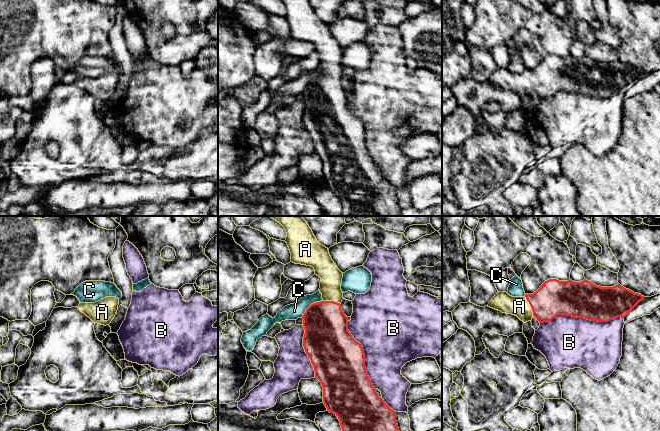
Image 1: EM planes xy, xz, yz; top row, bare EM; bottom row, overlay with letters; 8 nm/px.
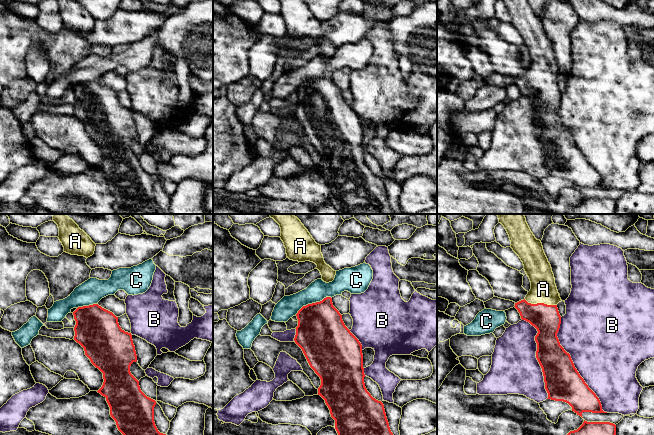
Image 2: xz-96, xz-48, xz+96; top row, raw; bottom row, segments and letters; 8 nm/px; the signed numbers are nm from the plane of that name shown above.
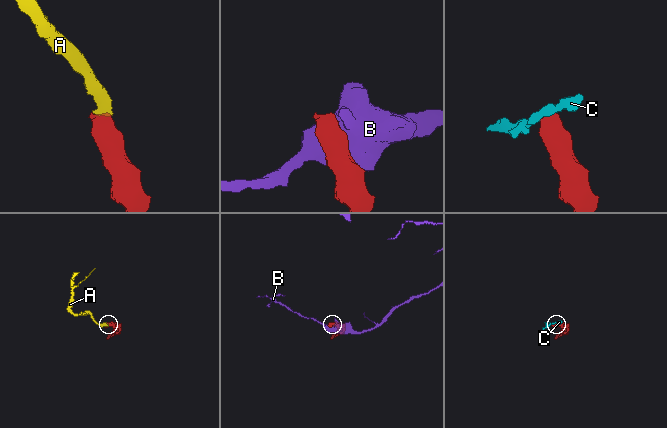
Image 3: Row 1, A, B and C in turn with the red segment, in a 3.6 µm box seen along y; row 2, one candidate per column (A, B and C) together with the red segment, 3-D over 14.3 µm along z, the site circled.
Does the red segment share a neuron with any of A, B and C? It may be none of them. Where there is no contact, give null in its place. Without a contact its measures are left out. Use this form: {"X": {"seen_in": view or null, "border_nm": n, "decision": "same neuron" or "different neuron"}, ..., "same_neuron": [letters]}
{"A": {"seen_in": "yz", "border_nm": 170, "decision": "same neuron"}, "B": {"seen_in": "yz", "border_nm": 650, "decision": "different neuron"}, "C": {"seen_in": "xz", "border_nm": 240, "decision": "different neuron"}, "same_neuron": ["A"]}

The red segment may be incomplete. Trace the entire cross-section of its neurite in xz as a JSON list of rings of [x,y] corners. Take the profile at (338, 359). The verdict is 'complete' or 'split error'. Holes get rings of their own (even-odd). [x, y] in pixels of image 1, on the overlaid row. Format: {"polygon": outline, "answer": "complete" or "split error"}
{"polygon": [[[269,216],[286,230],[291,262],[311,266],[321,278],[322,301],[311,304],[301,317],[305,334],[303,347],[314,367],[315,377],[323,387],[323,403],[334,413],[342,431],[399,431],[396,411],[378,395],[365,367],[363,347],[348,330],[348,317],[341,309],[343,273],[332,260],[328,248],[321,245],[301,216]]], "answer": "split error"}

